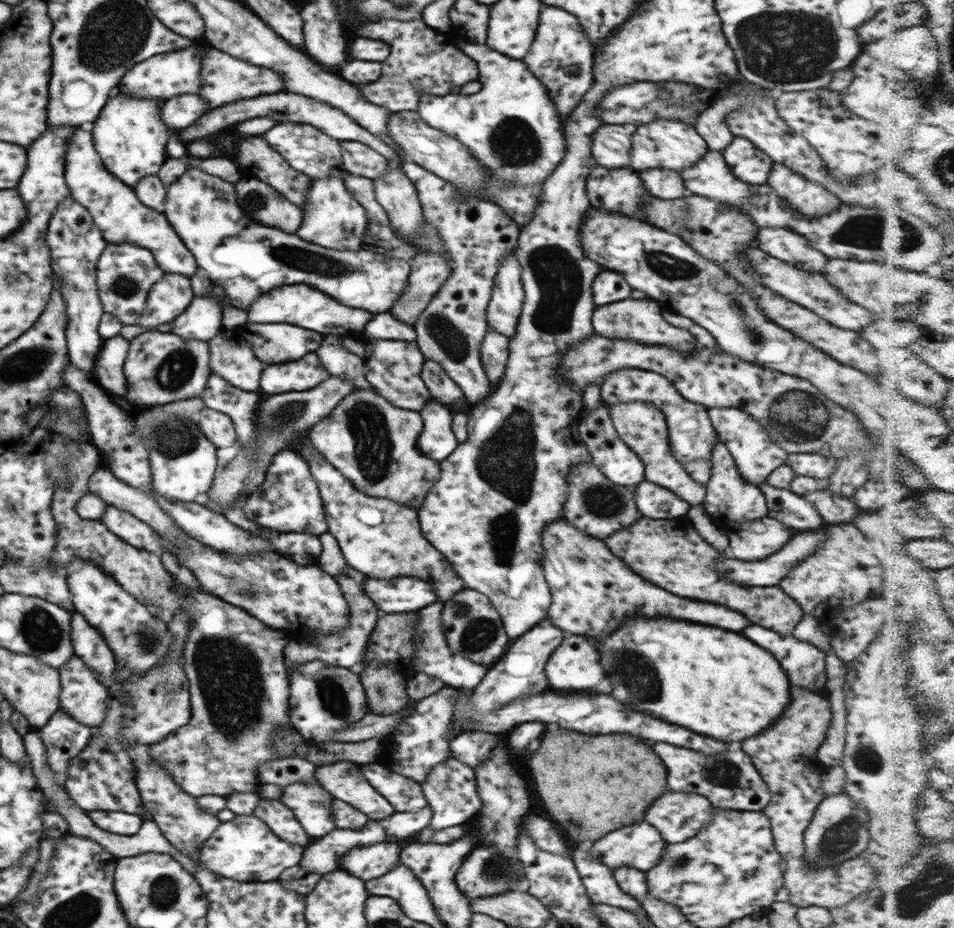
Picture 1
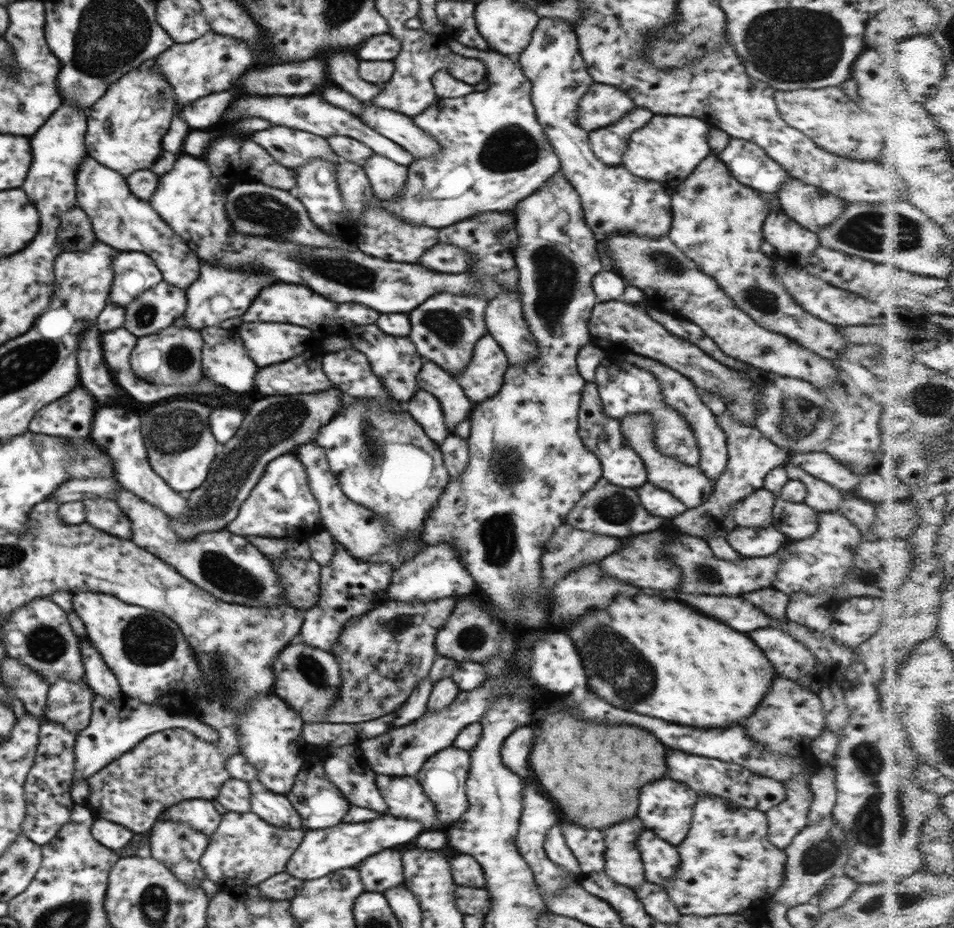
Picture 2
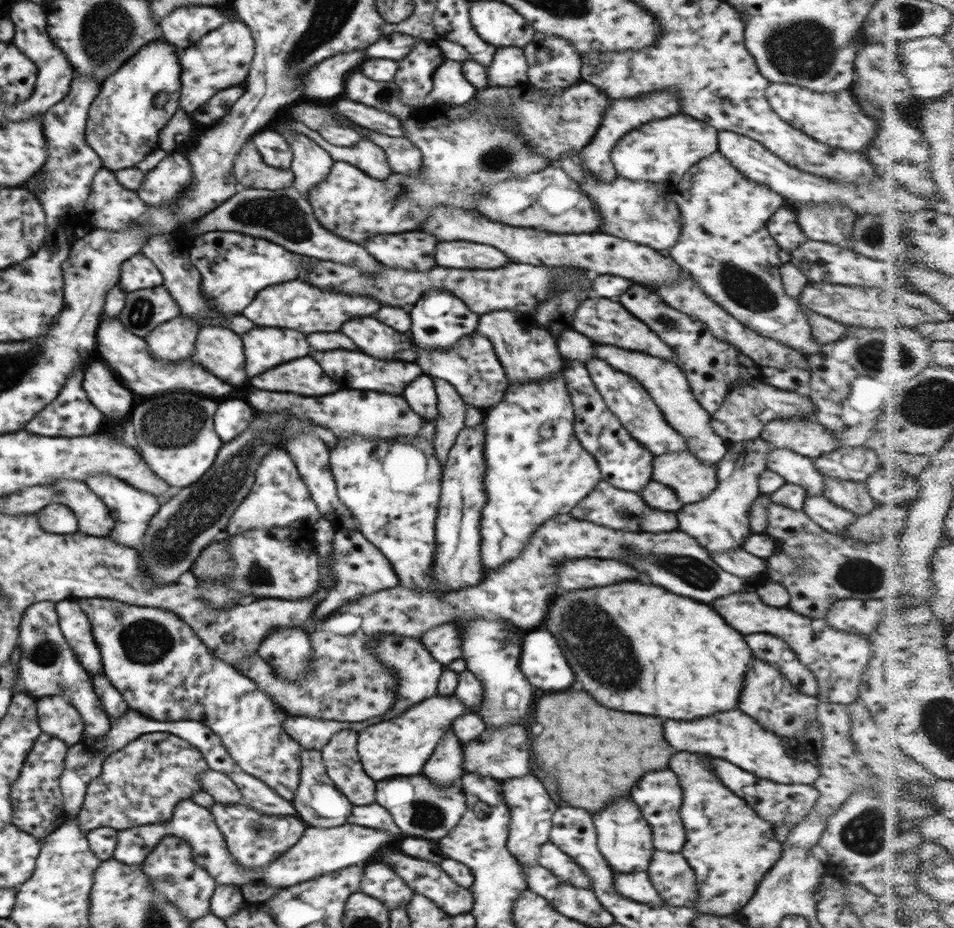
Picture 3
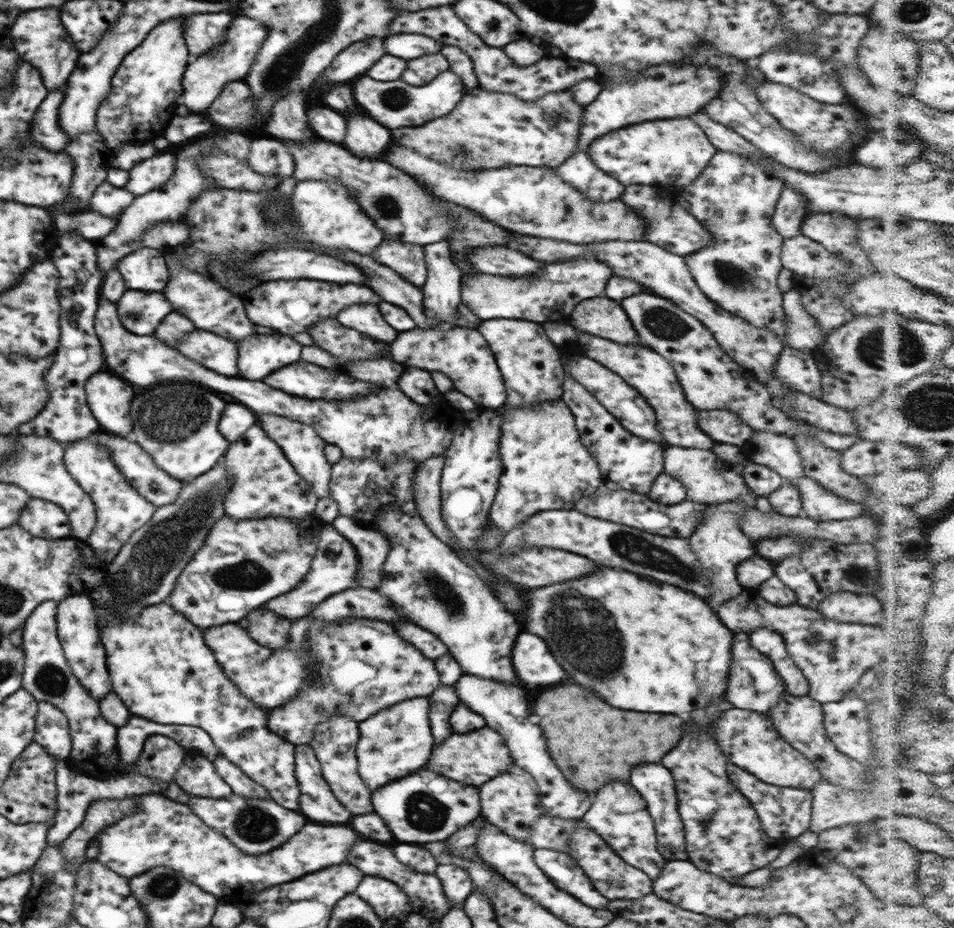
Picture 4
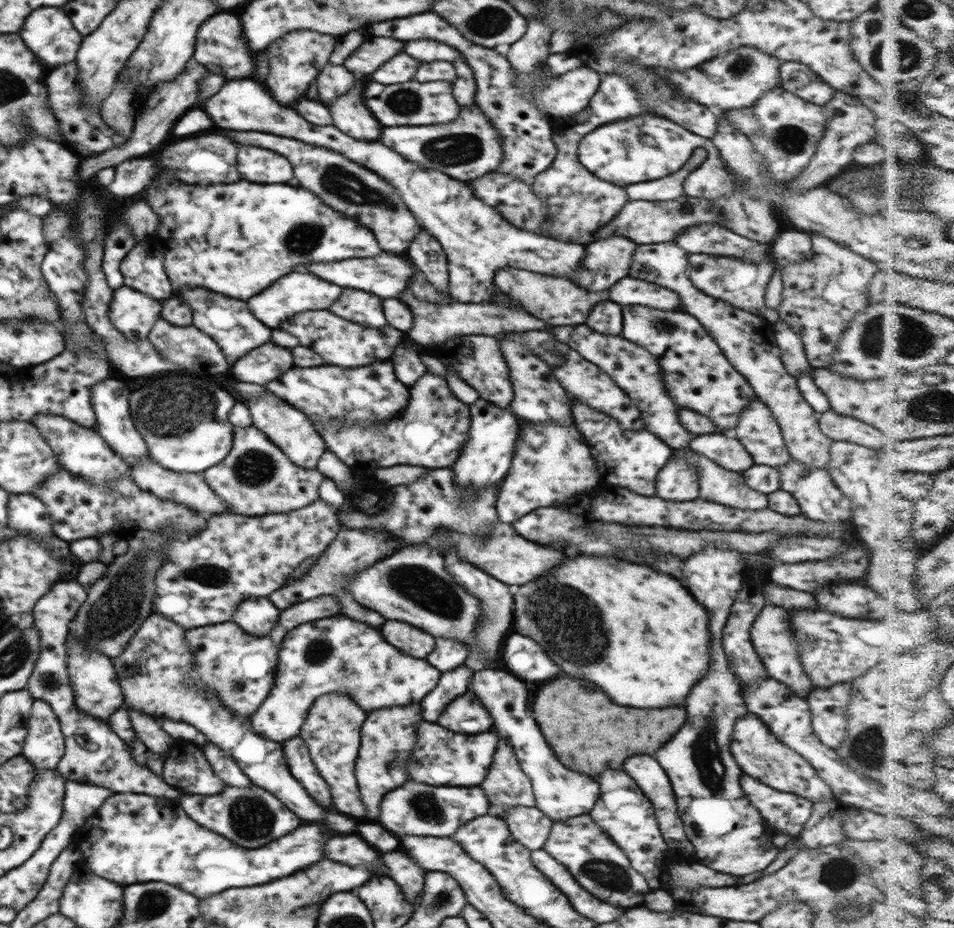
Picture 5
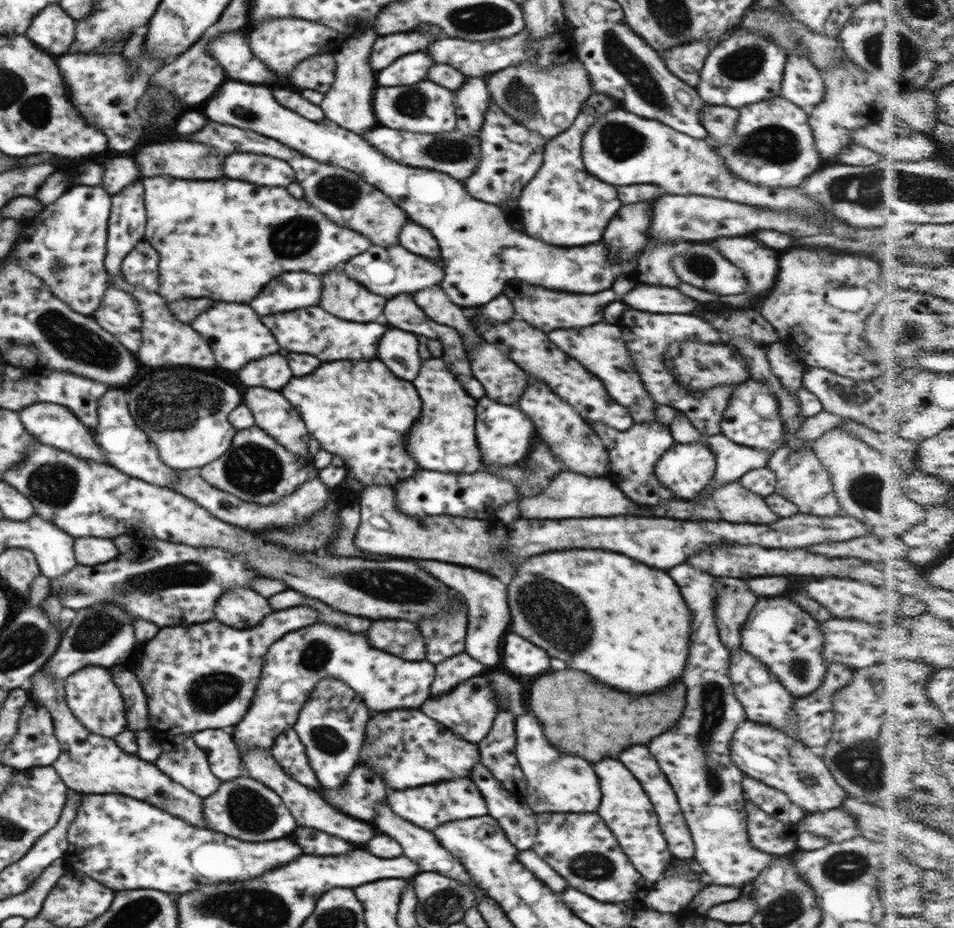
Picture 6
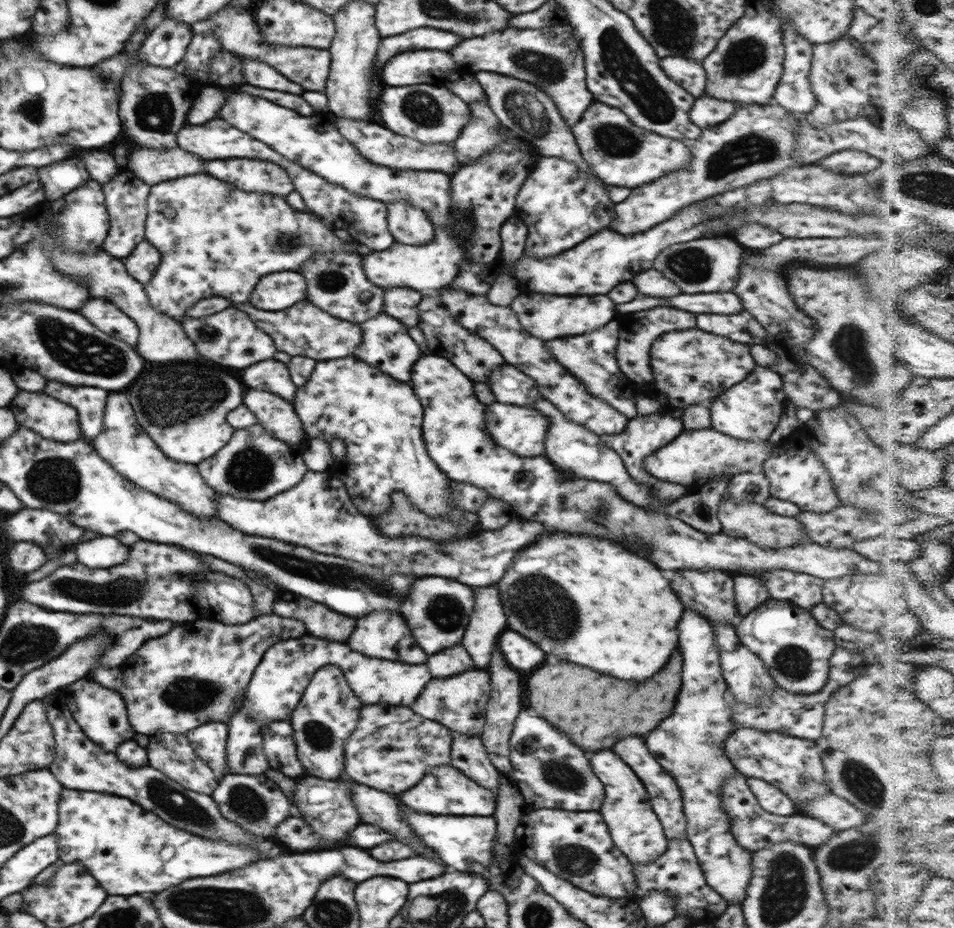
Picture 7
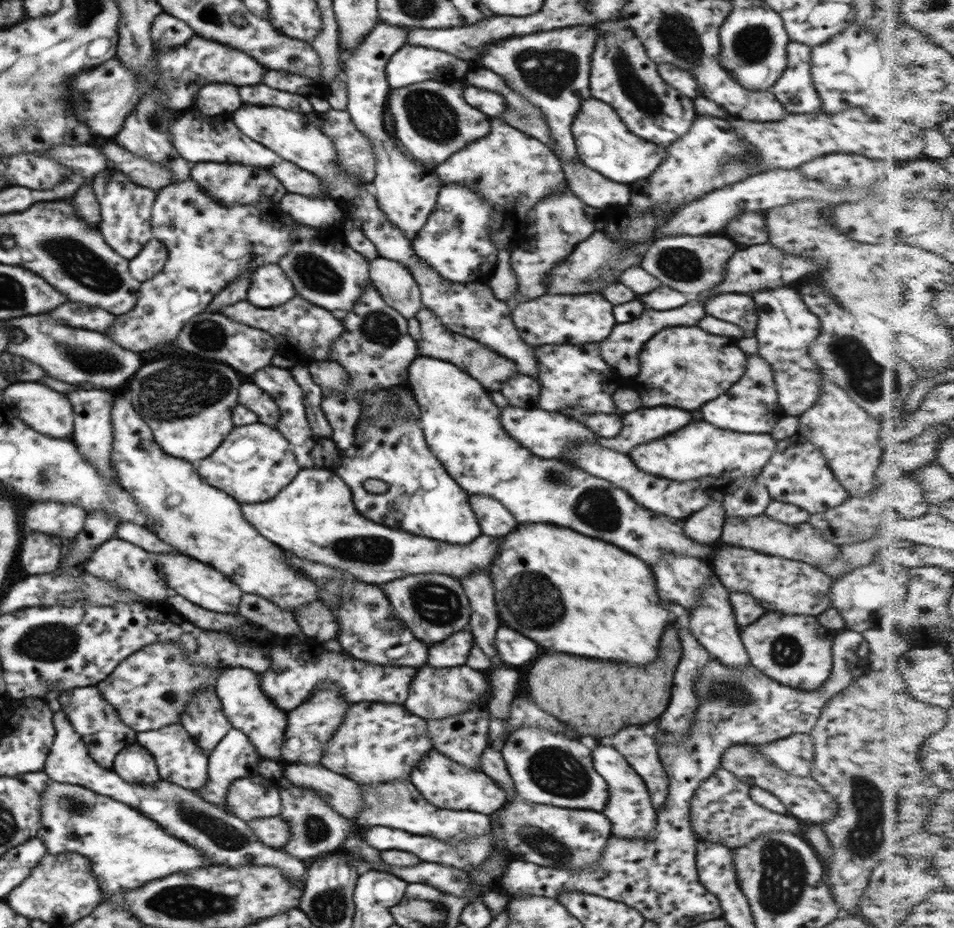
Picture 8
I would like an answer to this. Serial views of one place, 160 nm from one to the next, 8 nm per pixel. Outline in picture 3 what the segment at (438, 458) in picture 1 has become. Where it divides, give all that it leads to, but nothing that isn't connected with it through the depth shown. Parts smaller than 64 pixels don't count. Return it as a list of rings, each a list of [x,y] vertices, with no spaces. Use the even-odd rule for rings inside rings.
[[[421,374],[414,382],[405,386],[402,397],[416,415],[424,418],[426,422],[435,422],[439,411],[437,410],[437,394],[430,375]]]

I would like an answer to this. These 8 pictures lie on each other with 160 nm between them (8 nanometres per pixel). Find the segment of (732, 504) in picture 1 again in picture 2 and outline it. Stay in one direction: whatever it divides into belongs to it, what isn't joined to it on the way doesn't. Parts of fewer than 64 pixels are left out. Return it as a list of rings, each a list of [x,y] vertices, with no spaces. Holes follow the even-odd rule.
[[[628,352],[619,355],[612,354],[612,356],[620,356],[620,360],[634,364],[634,366],[638,366],[642,370],[648,370],[648,372],[652,372],[652,374],[656,376],[656,381],[660,383],[660,391],[662,391],[664,394],[664,401],[668,402],[668,406],[676,408],[676,411],[680,412],[680,415],[684,415],[686,423],[691,426],[696,441],[698,442],[698,449],[700,449],[698,466],[703,470],[703,473],[715,484],[715,482],[718,481],[719,476],[725,471],[728,462],[727,436],[724,432],[724,429],[721,429],[718,422],[716,422],[716,418],[714,418],[715,415],[699,398],[695,384],[692,383],[688,378],[685,378],[683,374],[676,372],[676,370],[670,368],[669,366],[664,366],[664,364],[658,362],[657,360],[652,360],[652,358],[644,358],[642,355]],[[764,488],[731,506],[728,516],[740,527],[764,528],[773,522],[774,503],[778,495]]]

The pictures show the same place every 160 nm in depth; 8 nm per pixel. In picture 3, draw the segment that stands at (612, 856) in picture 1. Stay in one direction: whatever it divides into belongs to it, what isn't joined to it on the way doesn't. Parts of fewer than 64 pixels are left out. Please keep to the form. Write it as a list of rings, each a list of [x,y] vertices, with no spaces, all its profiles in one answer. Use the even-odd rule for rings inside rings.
[[[655,850],[652,853],[652,859],[650,859],[646,872],[651,884],[667,905],[690,907],[700,897],[700,894],[696,892],[696,876],[681,852],[672,853]]]

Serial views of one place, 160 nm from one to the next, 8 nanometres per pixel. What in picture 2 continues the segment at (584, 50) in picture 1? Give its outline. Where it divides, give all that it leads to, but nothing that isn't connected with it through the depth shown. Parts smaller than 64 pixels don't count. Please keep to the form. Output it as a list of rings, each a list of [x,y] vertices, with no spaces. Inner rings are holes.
[[[541,18],[528,47],[515,56],[522,72],[532,83],[532,104],[538,122],[559,158],[559,170],[576,189],[586,224],[596,237],[615,232],[628,232],[640,238],[667,236],[673,219],[671,186],[632,176],[621,164],[608,166],[598,160],[592,152],[589,133],[577,122],[579,100],[595,83],[579,48],[574,25],[562,18]]]

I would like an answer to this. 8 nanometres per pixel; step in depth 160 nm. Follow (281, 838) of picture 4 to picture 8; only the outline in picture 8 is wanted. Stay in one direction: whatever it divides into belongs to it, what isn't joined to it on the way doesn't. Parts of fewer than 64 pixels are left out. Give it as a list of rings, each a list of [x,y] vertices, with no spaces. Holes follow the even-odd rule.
[[[260,774],[251,775],[232,781],[227,792],[224,810],[243,821],[254,821],[257,818],[279,816],[282,810],[277,781],[264,779]]]

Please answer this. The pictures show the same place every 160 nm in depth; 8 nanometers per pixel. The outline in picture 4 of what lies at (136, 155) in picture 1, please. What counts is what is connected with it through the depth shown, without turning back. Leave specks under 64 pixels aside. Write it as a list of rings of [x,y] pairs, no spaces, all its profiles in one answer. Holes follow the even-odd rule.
[[[185,17],[161,22],[148,37],[129,52],[111,80],[108,96],[97,108],[97,129],[107,149],[118,150],[124,144],[146,142],[161,136],[172,118],[183,93],[182,79],[191,58],[184,42]]]

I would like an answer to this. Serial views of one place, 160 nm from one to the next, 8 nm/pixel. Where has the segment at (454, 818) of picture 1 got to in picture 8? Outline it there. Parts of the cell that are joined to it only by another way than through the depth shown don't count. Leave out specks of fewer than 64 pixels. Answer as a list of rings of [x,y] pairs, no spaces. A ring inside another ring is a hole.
[[[462,630],[458,634],[451,634],[444,642],[438,642],[434,648],[430,648],[430,656],[428,656],[428,664],[434,668],[440,666],[458,666],[465,664],[473,647],[475,640],[472,640],[472,634]]]

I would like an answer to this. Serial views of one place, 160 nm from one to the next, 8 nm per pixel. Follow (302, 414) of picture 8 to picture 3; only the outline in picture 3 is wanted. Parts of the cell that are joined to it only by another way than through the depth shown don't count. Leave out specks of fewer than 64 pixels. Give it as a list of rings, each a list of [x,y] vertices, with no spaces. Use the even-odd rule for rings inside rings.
[[[254,328],[242,336],[242,342],[246,354],[246,374],[250,378],[310,352],[306,336],[296,330]]]

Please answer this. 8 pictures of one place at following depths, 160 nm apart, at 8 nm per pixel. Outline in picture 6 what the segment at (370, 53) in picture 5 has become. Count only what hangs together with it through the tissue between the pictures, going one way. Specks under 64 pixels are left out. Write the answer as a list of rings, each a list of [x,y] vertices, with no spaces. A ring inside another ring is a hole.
[[[420,32],[380,35],[376,38],[376,46],[372,48],[370,66],[377,72],[390,66],[393,60],[408,52],[426,50],[432,42],[436,42],[434,36],[430,38],[428,34],[420,34]]]

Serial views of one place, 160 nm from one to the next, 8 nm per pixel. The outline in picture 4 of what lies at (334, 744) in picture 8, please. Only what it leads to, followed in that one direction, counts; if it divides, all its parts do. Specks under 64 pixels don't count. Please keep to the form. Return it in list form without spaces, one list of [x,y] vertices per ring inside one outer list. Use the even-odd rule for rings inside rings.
[[[485,725],[466,734],[452,733],[441,745],[433,745],[426,766],[428,770],[452,778],[464,784],[479,787],[514,764],[512,755],[503,738],[494,729]]]

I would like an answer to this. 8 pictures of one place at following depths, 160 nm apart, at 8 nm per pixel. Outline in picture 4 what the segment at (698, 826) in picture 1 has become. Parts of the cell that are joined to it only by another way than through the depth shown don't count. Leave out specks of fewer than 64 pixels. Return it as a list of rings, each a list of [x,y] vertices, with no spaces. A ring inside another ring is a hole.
[[[640,764],[636,770],[632,770],[630,784],[642,794],[642,798],[647,802],[647,809],[654,819],[657,839],[663,858],[668,861],[688,861],[686,850],[685,828],[678,812],[678,799],[675,789],[674,778],[670,776],[668,768],[662,764]]]

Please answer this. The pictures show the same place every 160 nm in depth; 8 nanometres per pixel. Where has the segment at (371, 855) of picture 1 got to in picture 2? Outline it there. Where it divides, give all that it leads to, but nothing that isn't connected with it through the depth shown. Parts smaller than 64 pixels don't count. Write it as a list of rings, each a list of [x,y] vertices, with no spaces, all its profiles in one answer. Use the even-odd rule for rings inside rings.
[[[382,850],[358,866],[358,874],[365,892],[386,893],[388,889],[404,885],[400,852]]]

